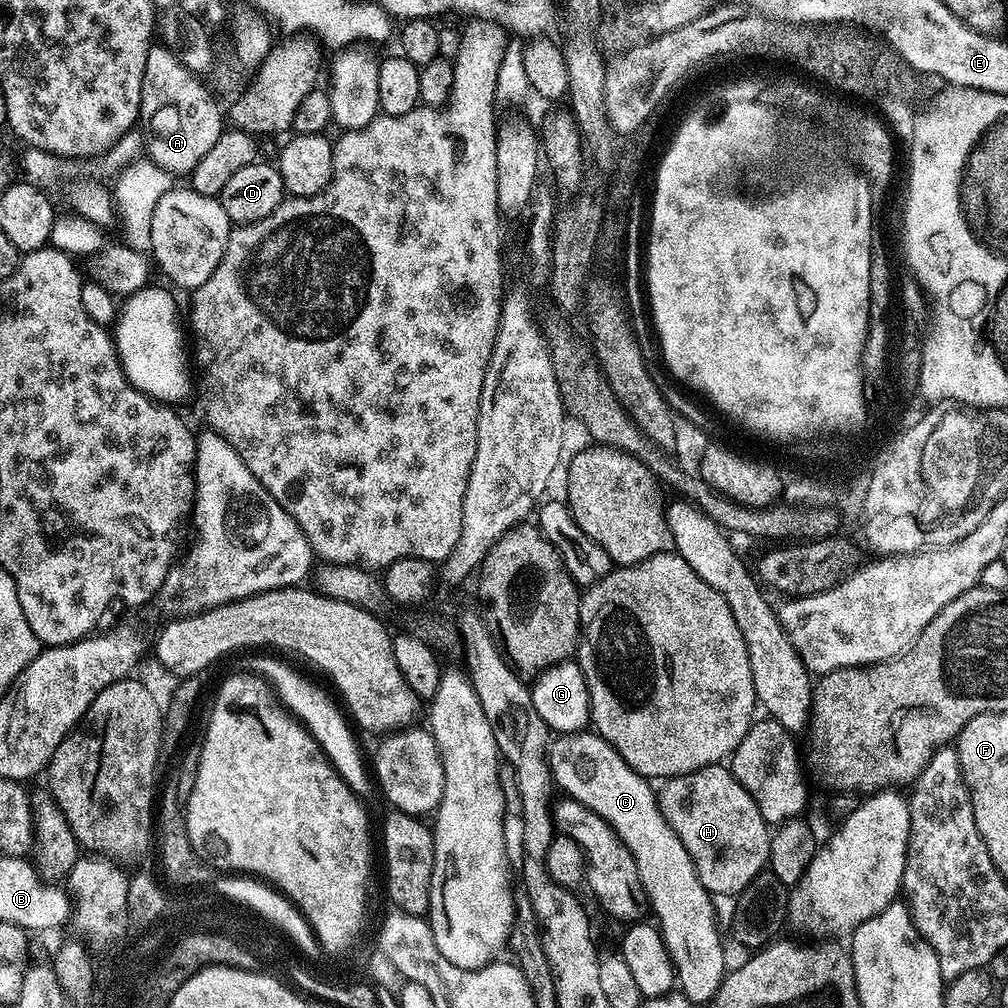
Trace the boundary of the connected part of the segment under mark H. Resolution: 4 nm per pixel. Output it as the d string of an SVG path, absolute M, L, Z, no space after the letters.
M723 763L711 764L685 776L667 777L661 784L664 785L658 788L660 812L691 854L698 878L707 892L717 897L735 897L756 875L765 871L769 863L770 826L762 818L754 798L750 798L750 794L734 778L731 767Z

